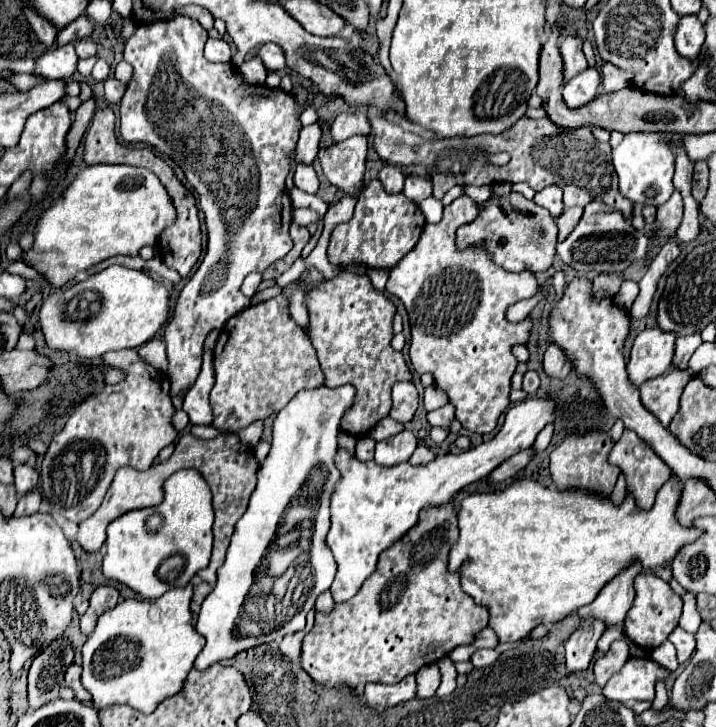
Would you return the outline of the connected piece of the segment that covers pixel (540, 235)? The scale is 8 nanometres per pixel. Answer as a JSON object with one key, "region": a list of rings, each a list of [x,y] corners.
{"region":[[[511,192],[507,198],[491,198],[483,204],[481,214],[475,222],[457,230],[457,246],[481,246],[493,254],[493,260],[509,272],[545,272],[551,268],[555,258],[557,226],[555,218],[533,200]]]}

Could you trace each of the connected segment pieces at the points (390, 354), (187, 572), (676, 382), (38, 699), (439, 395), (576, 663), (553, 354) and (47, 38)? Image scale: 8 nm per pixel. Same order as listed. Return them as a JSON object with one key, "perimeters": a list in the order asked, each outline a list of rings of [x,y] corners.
{"perimeters":[[[[343,270],[333,280],[323,280],[307,294],[309,324],[305,334],[309,336],[321,370],[325,372],[325,384],[331,388],[351,384],[355,386],[355,404],[341,418],[341,430],[365,436],[377,420],[391,410],[391,386],[399,380],[411,380],[411,372],[401,352],[391,348],[395,306],[383,292],[371,286],[369,276],[361,276]]],[[[179,470],[171,478],[175,480],[165,482],[165,496],[159,506],[123,514],[107,528],[105,578],[129,586],[145,600],[155,600],[171,588],[185,586],[197,570],[209,564],[211,556],[214,509],[207,482],[197,470]]],[[[673,368],[667,374],[651,378],[651,382],[643,382],[643,386],[639,386],[643,406],[655,414],[665,428],[679,410],[679,396],[691,378],[693,374],[689,370],[679,372]]],[[[57,638],[45,646],[29,668],[29,704],[39,708],[59,696],[67,666],[73,664],[73,648],[69,640]]],[[[431,384],[429,388],[425,388],[423,402],[425,402],[425,410],[435,410],[435,408],[445,406],[449,400],[447,400],[447,396],[445,396],[443,390],[439,390],[435,384]]],[[[587,618],[581,622],[579,630],[575,630],[571,634],[571,642],[569,640],[565,642],[567,670],[569,672],[585,670],[591,664],[593,654],[597,650],[597,640],[605,632],[605,628],[607,626],[603,626],[603,622],[599,622],[595,618]]],[[[549,344],[543,356],[543,368],[545,368],[545,374],[551,378],[567,378],[573,366],[563,348],[559,348],[557,344]]],[[[23,4],[23,6],[25,6],[25,14],[27,14],[29,24],[31,24],[33,32],[37,34],[37,38],[45,46],[53,46],[59,30],[55,26],[51,26],[51,22],[47,22],[47,18],[39,18],[39,14],[35,14],[35,10],[31,10],[31,6],[27,6],[27,4]]]]}

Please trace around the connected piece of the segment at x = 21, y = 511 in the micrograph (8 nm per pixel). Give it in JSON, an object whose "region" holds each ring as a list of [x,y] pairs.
{"region":[[[35,488],[35,490],[31,490],[31,494],[25,494],[25,496],[19,498],[15,516],[29,516],[29,514],[35,514],[35,512],[39,510],[39,504],[41,504],[41,492]]]}

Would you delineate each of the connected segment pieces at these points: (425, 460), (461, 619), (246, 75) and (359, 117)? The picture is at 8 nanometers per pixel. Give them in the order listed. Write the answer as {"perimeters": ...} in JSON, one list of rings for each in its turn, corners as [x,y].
{"perimeters":[[[[419,444],[417,450],[413,452],[413,456],[409,458],[409,464],[413,464],[413,466],[423,466],[423,464],[429,464],[433,458],[435,458],[435,452],[433,452],[431,448],[427,448],[425,444]]],[[[453,502],[423,510],[419,524],[379,556],[375,574],[363,582],[355,598],[335,604],[329,614],[315,614],[315,626],[303,638],[301,668],[325,688],[343,690],[347,686],[351,690],[359,690],[367,682],[395,684],[409,674],[417,674],[425,664],[445,658],[457,646],[473,642],[475,634],[487,626],[489,612],[487,608],[477,606],[473,598],[461,590],[461,576],[447,570],[449,550],[457,534],[457,512]]],[[[251,58],[251,60],[245,60],[241,66],[239,66],[239,72],[243,74],[243,80],[247,84],[265,84],[265,78],[267,78],[267,70],[263,66],[263,62],[259,58]]],[[[361,108],[359,112],[347,112],[347,114],[339,114],[337,120],[331,126],[331,134],[335,142],[347,140],[355,134],[363,134],[369,136],[371,134],[371,126],[367,122],[367,108]]]]}

